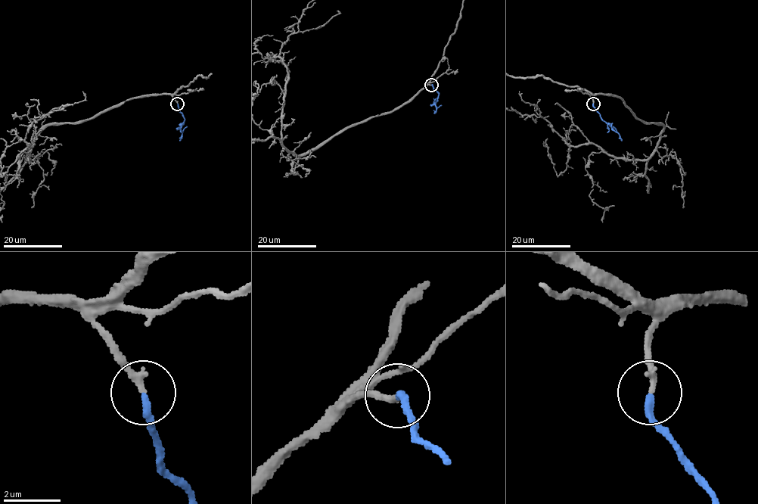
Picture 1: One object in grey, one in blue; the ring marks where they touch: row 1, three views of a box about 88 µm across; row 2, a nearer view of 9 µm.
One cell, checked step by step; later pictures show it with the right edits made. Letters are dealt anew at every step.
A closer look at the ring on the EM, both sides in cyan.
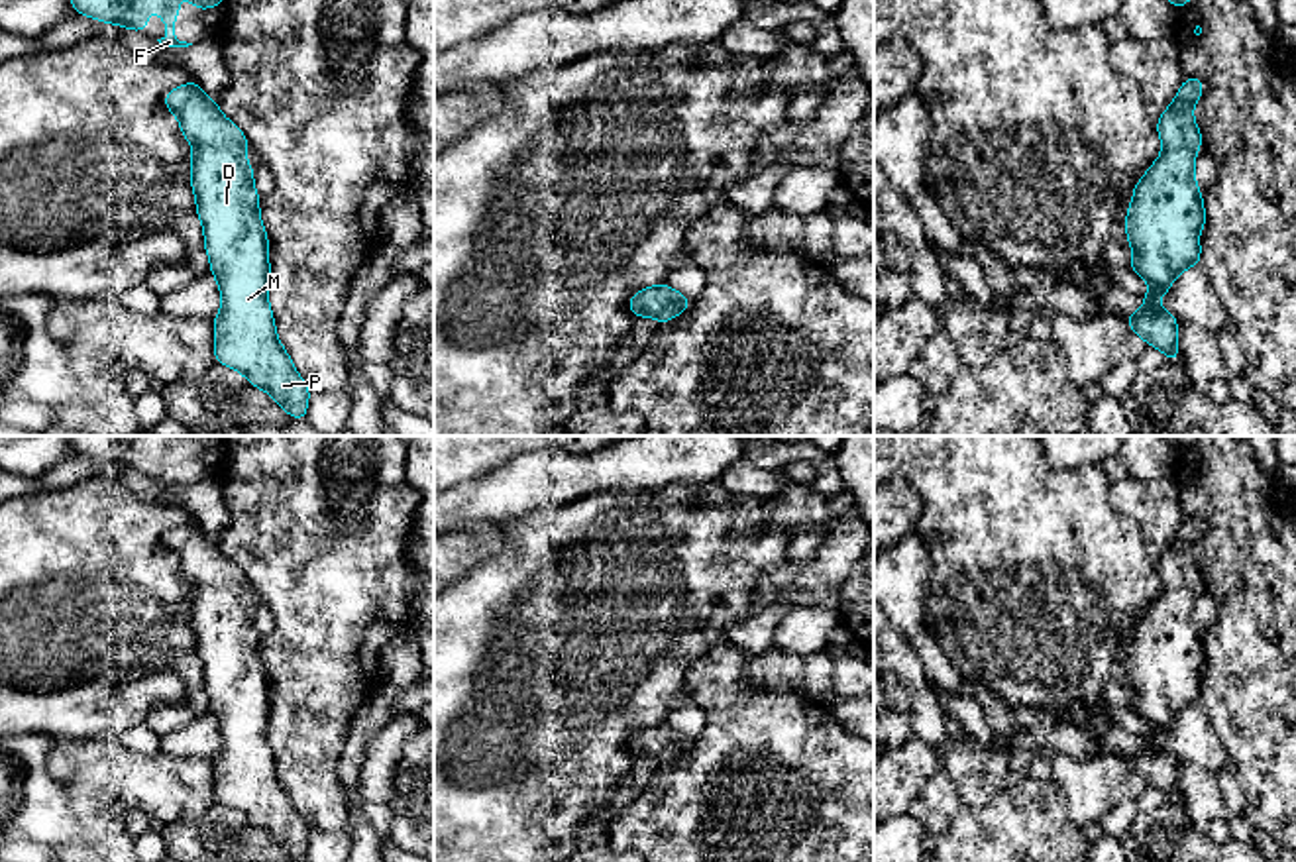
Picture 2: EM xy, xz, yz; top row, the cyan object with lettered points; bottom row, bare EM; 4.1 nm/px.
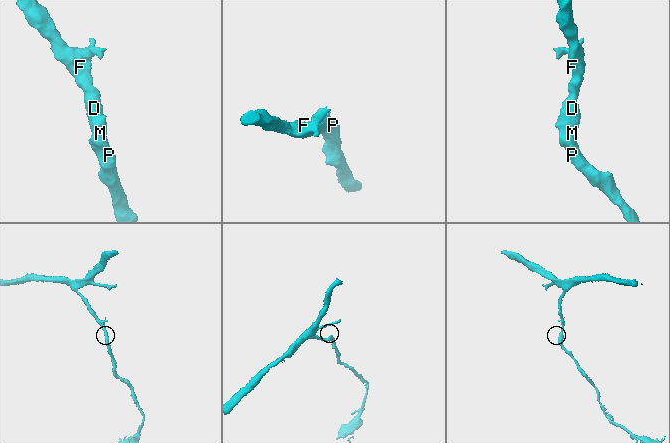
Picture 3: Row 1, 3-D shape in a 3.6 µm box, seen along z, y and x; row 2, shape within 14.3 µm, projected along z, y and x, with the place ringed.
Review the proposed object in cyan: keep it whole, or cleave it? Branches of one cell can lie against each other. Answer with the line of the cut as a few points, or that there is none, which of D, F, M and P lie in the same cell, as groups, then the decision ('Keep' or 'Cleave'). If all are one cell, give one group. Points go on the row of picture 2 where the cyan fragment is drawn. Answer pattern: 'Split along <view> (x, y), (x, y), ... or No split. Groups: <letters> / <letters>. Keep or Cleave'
No split. Groups: D F M P. Keep

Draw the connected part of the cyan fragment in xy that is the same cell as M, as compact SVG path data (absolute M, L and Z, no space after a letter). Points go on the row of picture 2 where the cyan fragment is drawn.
M192 77L189 84L167 92L163 104L177 116L185 139L194 147L190 161L194 212L202 222L210 273L222 295L222 310L212 322L216 363L243 373L253 387L267 391L293 420L304 420L310 389L277 340L267 300L269 240L259 218L261 196L253 189L253 167L243 157L249 141L234 122L220 114L218 100L208 100Z

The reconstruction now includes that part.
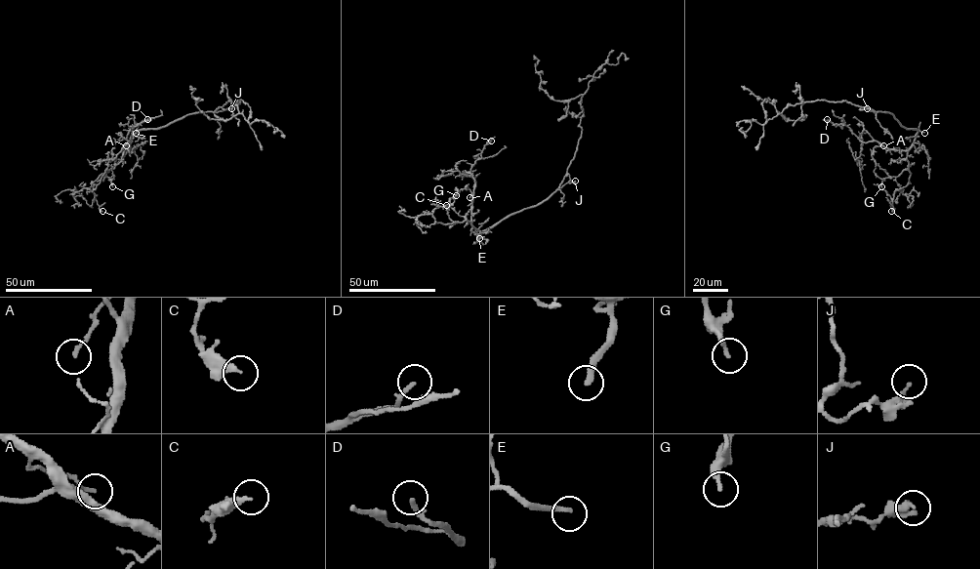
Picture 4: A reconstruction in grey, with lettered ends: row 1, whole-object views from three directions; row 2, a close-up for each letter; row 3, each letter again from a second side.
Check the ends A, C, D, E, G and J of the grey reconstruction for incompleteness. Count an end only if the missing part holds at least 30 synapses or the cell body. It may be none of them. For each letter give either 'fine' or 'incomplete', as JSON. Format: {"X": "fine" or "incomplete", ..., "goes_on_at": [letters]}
{"A": "fine", "C": "fine", "D": "fine", "E": "incomplete", "G": "fine", "J": "fine", "goes_on_at": ["E"]}

